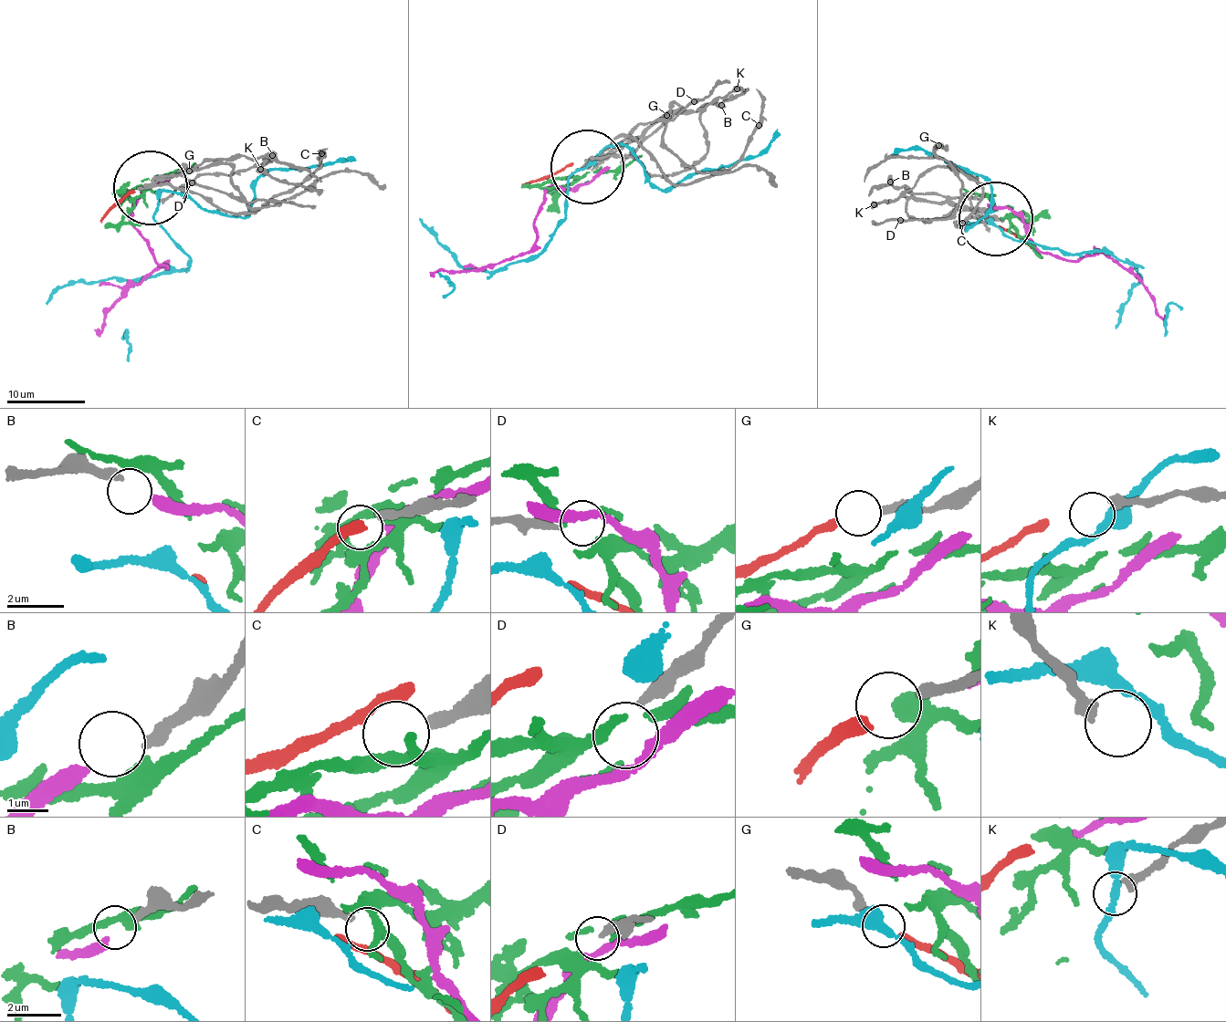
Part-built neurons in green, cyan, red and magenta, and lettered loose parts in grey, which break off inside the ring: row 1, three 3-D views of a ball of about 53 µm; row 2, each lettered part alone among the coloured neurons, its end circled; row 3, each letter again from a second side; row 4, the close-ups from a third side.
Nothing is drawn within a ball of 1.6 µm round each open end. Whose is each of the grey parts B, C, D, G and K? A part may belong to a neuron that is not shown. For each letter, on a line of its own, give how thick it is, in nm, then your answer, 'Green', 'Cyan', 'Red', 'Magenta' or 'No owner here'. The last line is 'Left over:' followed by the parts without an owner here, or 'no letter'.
B: Thickness 280 nm. Magenta
C: Thickness 280 nm. No owner here
D: Thickness 280 nm. No owner here
G: Thickness 280 nm. Red
K: Thickness 320 nm. No owner here
Left over: C, D, K

